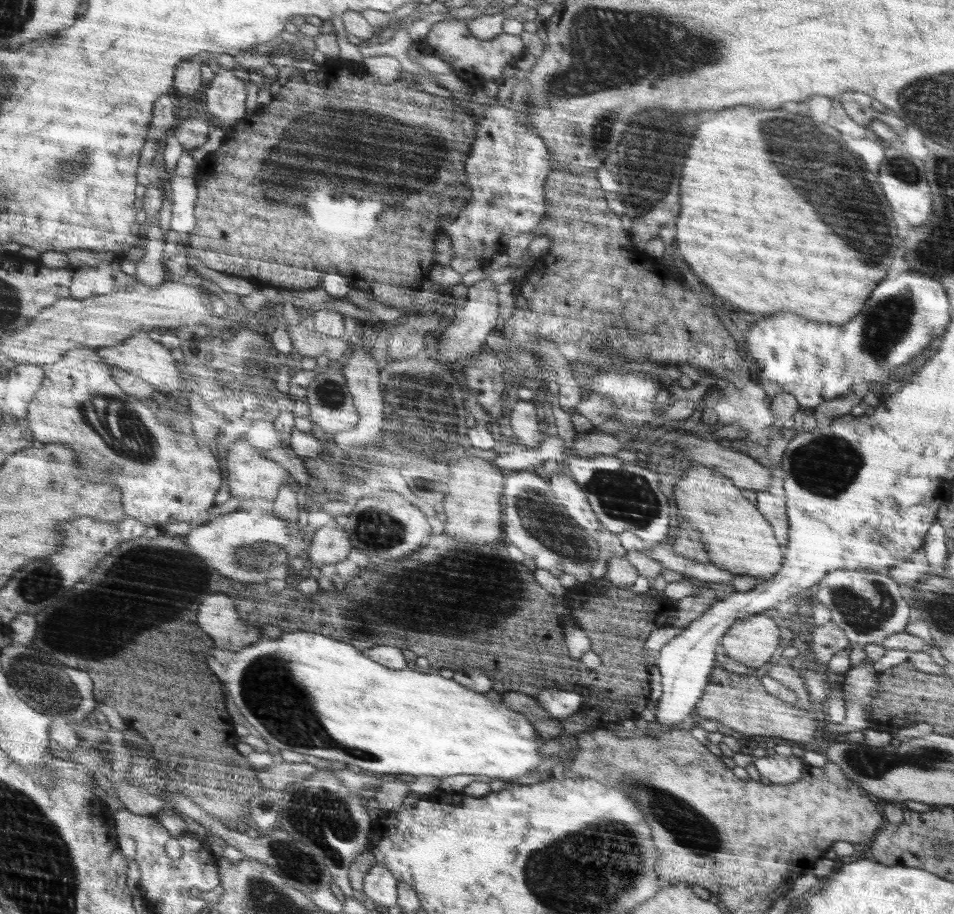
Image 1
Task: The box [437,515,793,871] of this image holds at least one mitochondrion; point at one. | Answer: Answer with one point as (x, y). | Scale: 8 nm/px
(708, 839)

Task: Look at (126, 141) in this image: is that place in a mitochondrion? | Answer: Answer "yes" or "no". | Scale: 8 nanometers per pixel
no

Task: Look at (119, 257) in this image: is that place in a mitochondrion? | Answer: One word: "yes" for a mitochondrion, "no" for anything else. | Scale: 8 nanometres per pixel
no

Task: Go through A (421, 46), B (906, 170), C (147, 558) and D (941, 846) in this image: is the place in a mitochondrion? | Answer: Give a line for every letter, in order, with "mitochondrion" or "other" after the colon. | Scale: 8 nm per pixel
A: other
B: mitochondrion
C: mitochondrion
D: mitochondrion

